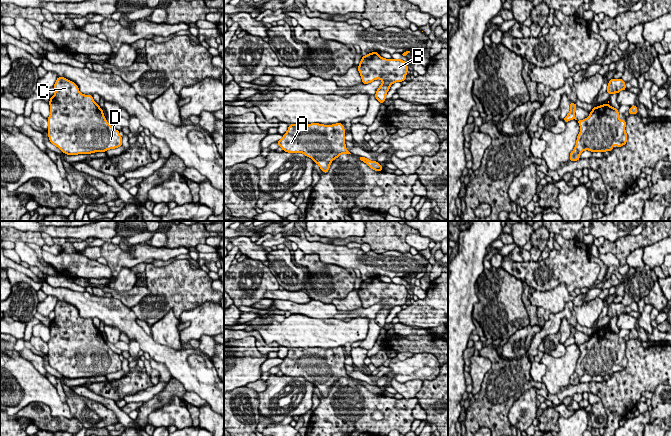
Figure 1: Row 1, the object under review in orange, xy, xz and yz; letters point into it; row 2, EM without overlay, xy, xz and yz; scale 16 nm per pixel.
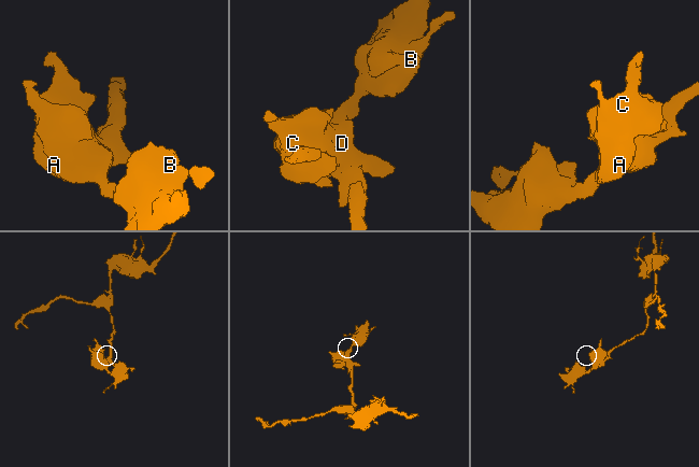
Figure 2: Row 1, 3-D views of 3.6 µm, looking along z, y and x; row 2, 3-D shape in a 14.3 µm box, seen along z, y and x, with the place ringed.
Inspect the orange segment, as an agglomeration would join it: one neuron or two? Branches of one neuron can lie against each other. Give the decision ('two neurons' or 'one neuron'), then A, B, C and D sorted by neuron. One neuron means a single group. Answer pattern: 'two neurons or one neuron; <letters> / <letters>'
one neuron; A B C D

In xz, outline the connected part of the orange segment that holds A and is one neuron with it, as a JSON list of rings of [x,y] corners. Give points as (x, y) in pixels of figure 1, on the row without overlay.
[[[342,347],[323,349],[290,348],[283,362],[277,367],[285,376],[303,377],[314,384],[324,397],[331,386],[341,378],[351,378],[345,369]]]

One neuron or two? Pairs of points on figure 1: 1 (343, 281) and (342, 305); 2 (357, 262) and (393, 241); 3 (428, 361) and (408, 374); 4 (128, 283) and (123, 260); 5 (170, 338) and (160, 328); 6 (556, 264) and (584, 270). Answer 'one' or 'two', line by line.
1: two
2: two
3: one
4: two
5: one
6: one

